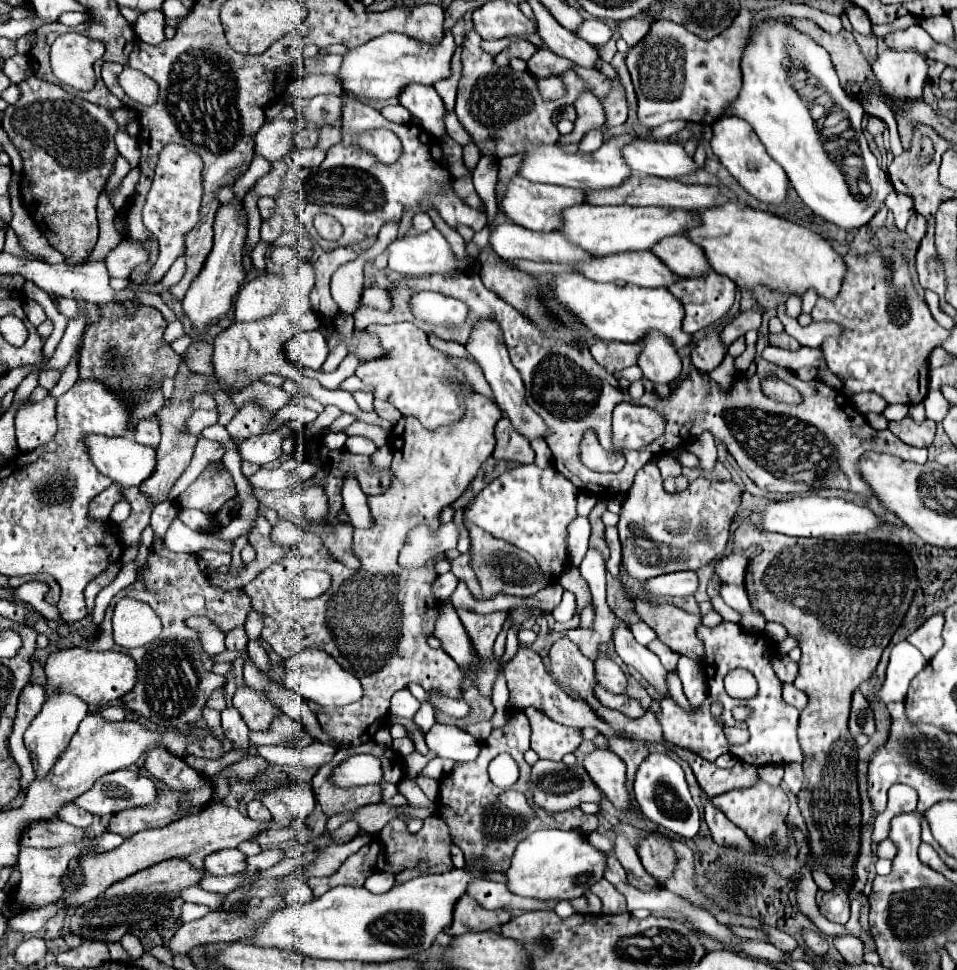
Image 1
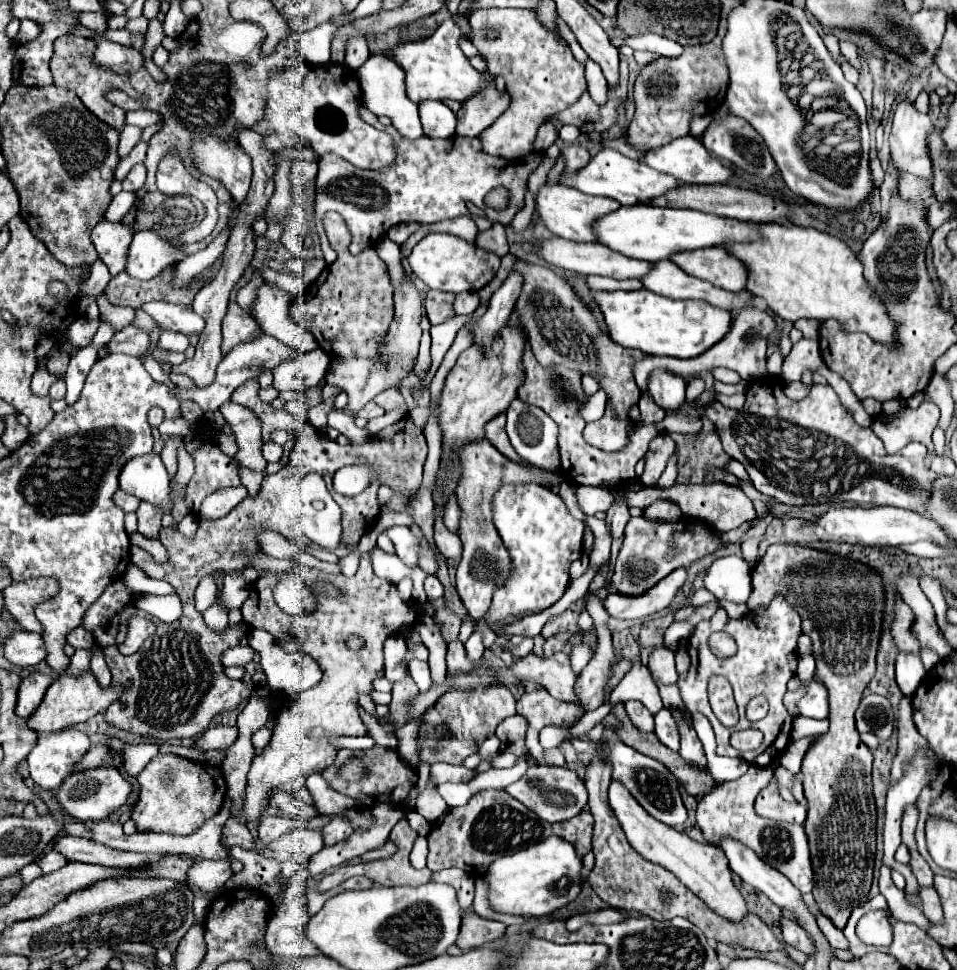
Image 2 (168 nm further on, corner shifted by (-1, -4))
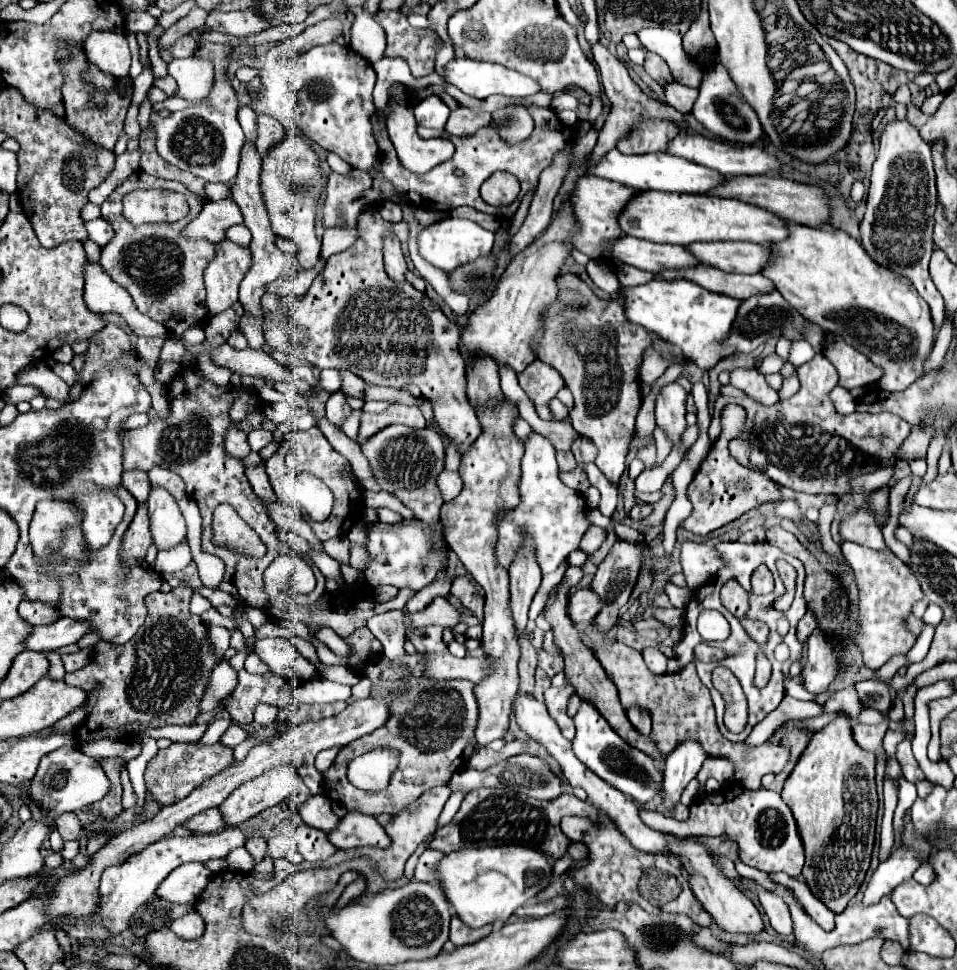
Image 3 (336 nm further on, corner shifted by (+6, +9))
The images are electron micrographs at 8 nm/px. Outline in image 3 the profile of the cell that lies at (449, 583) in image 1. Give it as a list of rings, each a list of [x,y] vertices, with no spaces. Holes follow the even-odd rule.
[[[402,520],[396,524],[372,522],[372,524],[364,524],[364,532],[368,538],[366,552],[370,556],[364,576],[374,588],[382,584],[390,584],[396,588],[422,590],[436,578],[436,574],[442,568],[442,560],[446,552],[436,546],[432,530],[420,520]]]

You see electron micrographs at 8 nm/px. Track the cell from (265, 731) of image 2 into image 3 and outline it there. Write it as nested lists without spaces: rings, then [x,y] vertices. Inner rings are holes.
[[[232,724],[232,726],[226,730],[226,736],[220,738],[220,744],[234,748],[234,746],[238,746],[240,742],[244,742],[246,736],[248,736],[248,734],[246,734],[238,724]]]

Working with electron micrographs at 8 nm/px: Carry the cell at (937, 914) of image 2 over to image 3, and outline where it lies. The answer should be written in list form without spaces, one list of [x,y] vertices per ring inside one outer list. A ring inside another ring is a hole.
[[[922,864],[922,868],[918,868],[918,872],[914,872],[914,880],[916,882],[920,882],[920,884],[930,884],[932,880],[934,880],[934,868],[932,868],[932,864]]]

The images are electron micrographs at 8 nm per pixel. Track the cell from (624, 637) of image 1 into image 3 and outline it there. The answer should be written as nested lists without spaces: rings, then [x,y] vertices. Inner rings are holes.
[[[686,740],[682,744],[678,744],[678,748],[674,748],[674,752],[670,752],[670,756],[666,758],[664,764],[664,780],[662,780],[662,804],[664,808],[672,810],[678,800],[682,790],[686,788],[686,784],[696,778],[702,762],[708,756],[702,752],[698,742]]]

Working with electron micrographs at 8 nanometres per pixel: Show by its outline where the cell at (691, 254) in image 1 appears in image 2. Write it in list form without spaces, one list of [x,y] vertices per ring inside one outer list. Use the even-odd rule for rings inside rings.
[[[709,247],[697,251],[679,251],[669,257],[687,275],[709,281],[711,285],[737,293],[745,287],[747,269],[741,261],[731,257],[723,247]]]

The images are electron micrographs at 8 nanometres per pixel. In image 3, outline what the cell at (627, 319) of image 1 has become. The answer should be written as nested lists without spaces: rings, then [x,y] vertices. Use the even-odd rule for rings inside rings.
[[[652,280],[636,288],[622,288],[620,296],[626,300],[626,316],[630,322],[644,326],[648,332],[674,344],[682,354],[702,370],[710,370],[720,360],[734,354],[734,348],[724,344],[732,322],[738,314],[740,300],[726,294],[710,292],[690,280]]]

